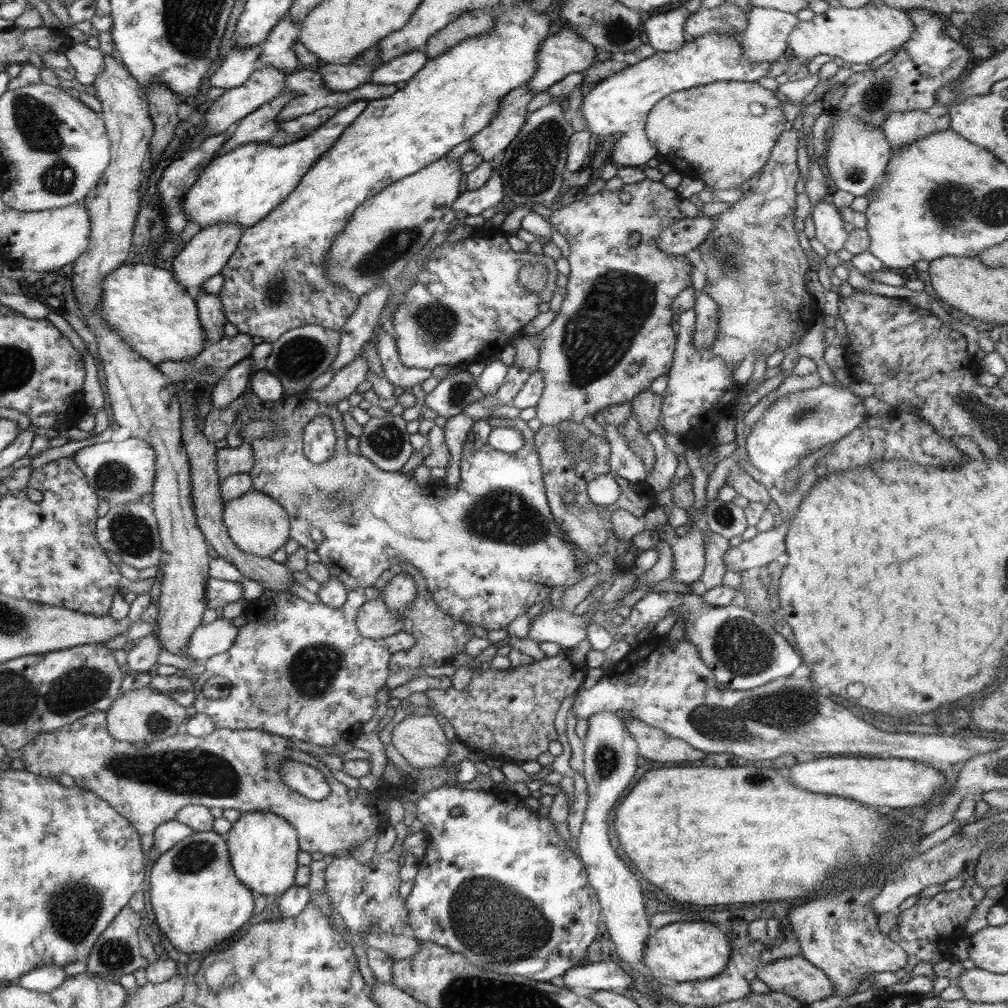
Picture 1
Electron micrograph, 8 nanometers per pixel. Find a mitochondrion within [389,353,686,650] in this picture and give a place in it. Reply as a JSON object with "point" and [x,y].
{"point":[503,516]}

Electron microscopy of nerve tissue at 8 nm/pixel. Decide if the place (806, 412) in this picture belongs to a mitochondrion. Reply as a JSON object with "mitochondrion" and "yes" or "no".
{"mitochondrion":"yes"}

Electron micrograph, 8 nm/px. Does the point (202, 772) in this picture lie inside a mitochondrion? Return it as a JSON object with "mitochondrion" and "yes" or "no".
{"mitochondrion":"yes"}

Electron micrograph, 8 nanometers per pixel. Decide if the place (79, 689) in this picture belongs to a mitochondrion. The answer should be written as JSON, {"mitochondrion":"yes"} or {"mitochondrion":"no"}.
{"mitochondrion":"yes"}

